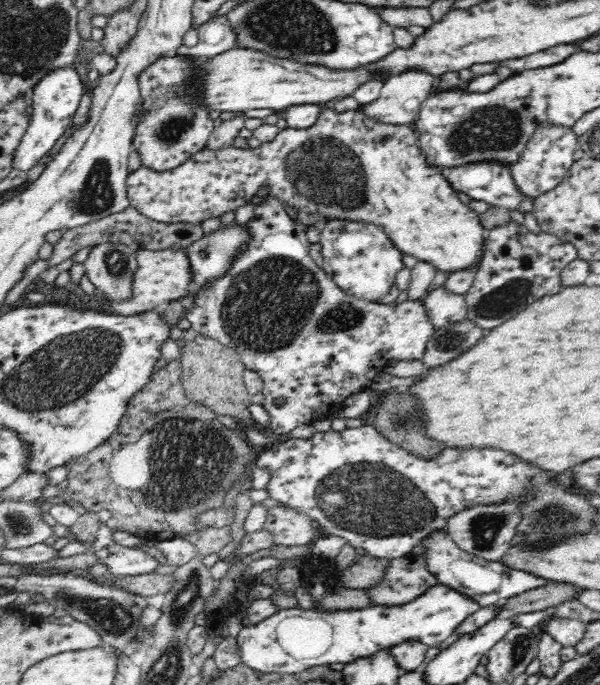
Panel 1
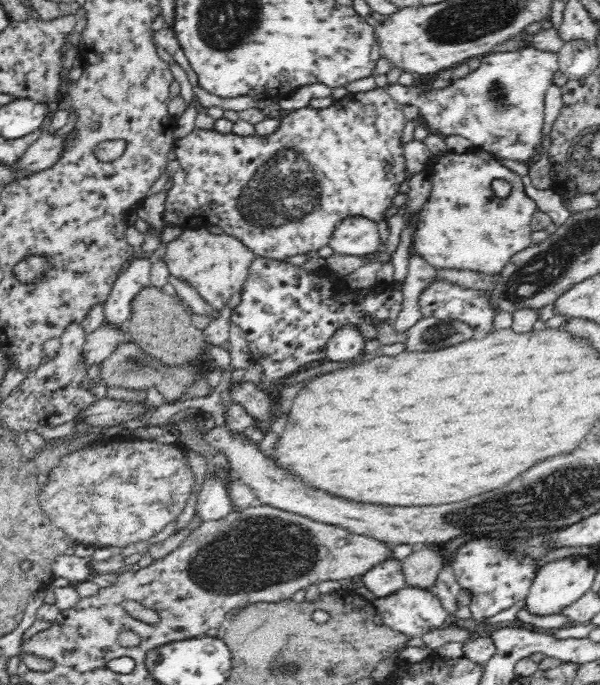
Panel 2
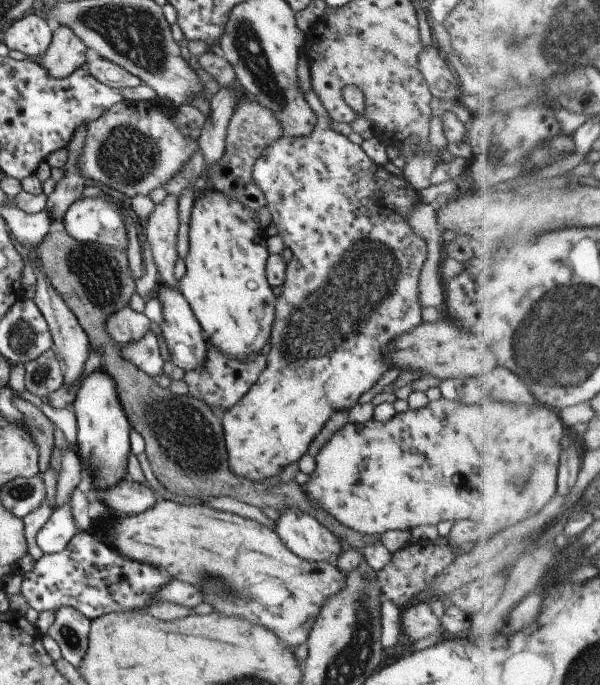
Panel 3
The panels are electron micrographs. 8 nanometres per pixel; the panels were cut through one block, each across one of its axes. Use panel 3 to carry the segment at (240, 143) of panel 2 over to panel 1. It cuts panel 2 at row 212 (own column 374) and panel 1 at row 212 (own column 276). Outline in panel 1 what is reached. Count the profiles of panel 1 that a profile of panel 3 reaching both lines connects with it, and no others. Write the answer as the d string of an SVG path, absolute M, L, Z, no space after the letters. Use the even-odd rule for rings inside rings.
M330 108L322 110L320 112L320 118L310 127L305 129L295 129L287 127L282 129L278 134L268 142L263 142L257 148L237 148L232 145L214 150L204 147L198 152L195 152L182 164L179 164L176 168L158 172L154 169L150 169L144 165L130 173L127 176L126 190L128 200L132 207L138 212L141 212L148 219L155 220L156 222L162 222L166 224L175 224L185 222L186 224L203 224L205 220L210 218L219 218L226 212L235 212L240 206L246 206L254 200L254 196L260 192L260 188L268 188L268 195L278 197L283 203L284 207L290 205L300 211L312 212L314 216L316 214L325 218L325 220L359 220L360 222L366 222L379 226L386 236L395 244L402 253L406 253L419 261L430 262L433 264L437 271L442 272L456 272L457 270L464 270L465 268L476 265L479 266L479 262L484 254L484 244L486 229L479 221L479 215L471 208L468 208L467 204L464 204L458 199L457 192L452 188L452 185L448 183L446 177L442 175L443 168L430 165L426 155L422 153L422 149L418 147L418 135L410 126L405 124L384 124L374 119L370 119L370 116L366 113L362 113L359 109L350 110L350 112L334 112Z

